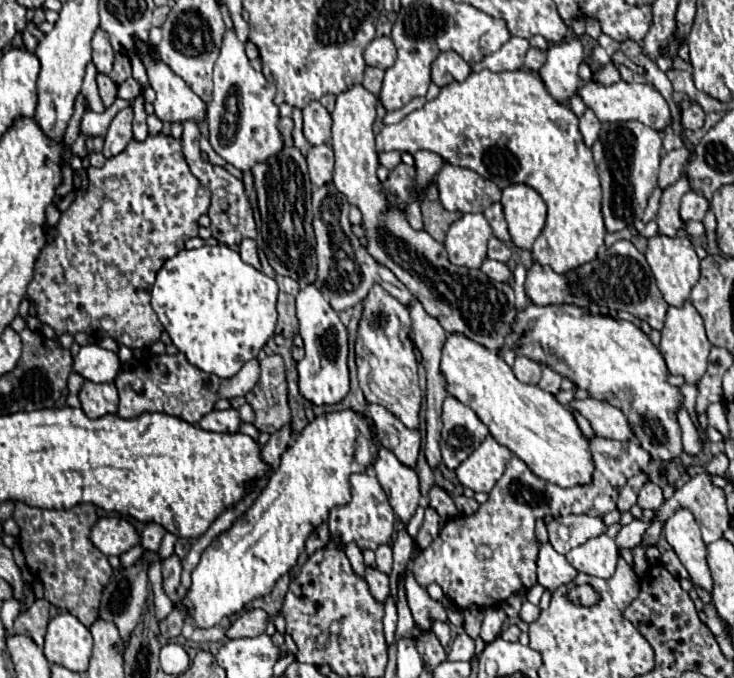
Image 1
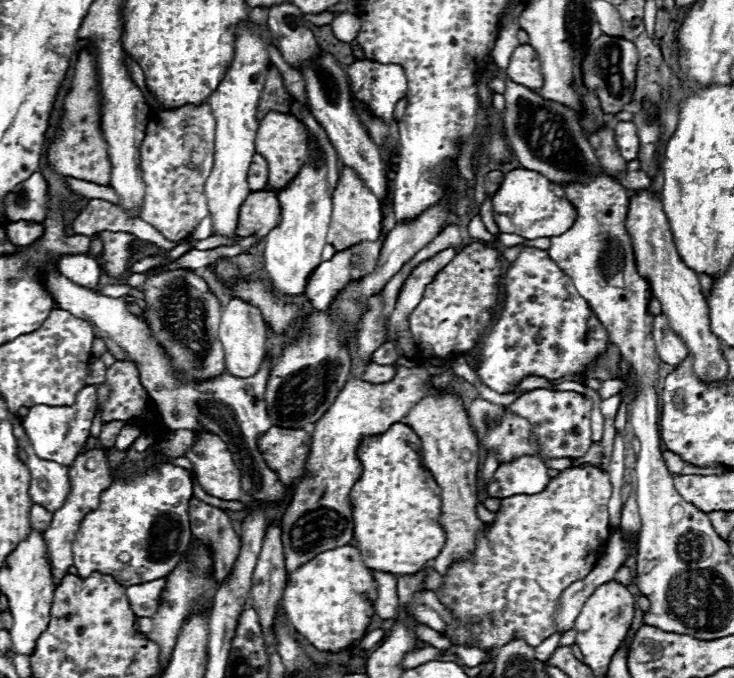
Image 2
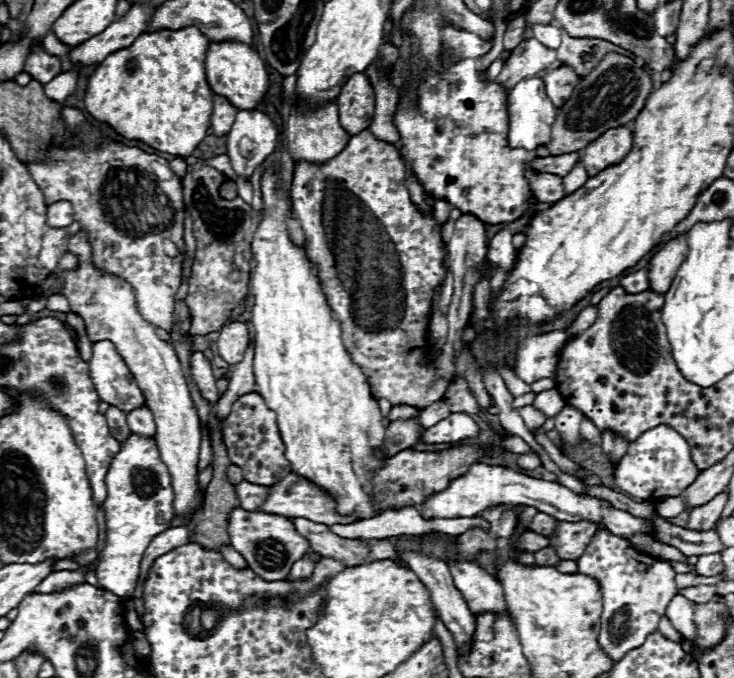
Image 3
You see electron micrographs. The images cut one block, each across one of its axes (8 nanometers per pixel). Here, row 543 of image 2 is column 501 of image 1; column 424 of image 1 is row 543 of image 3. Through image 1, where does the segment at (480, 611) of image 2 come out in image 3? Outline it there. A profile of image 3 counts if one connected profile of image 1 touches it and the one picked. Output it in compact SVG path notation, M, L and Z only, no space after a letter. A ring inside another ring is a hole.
M588 520L580 522L556 522L556 530L550 538L550 546L556 548L556 554L560 560L576 560L580 558L580 552L588 546L590 538L594 536L596 526Z

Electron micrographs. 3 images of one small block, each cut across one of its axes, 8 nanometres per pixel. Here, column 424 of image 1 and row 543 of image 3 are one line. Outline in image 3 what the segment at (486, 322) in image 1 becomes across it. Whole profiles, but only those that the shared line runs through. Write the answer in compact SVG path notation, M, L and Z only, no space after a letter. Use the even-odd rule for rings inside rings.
M236 508L232 510L228 520L228 534L236 552L240 552L246 558L248 566L264 580L286 580L296 560L300 560L304 554L314 556L314 550L310 548L308 540L304 540L304 536L296 532L292 520L286 516L246 512L242 508Z

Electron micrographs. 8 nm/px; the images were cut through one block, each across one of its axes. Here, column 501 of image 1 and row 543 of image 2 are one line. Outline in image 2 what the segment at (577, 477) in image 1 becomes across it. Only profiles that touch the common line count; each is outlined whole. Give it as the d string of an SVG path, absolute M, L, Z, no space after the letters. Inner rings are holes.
M396 422L384 434L364 436L356 452L362 474L350 490L354 540L362 562L374 572L414 574L434 560L446 534L438 524L440 488L422 464L422 442L416 432Z

